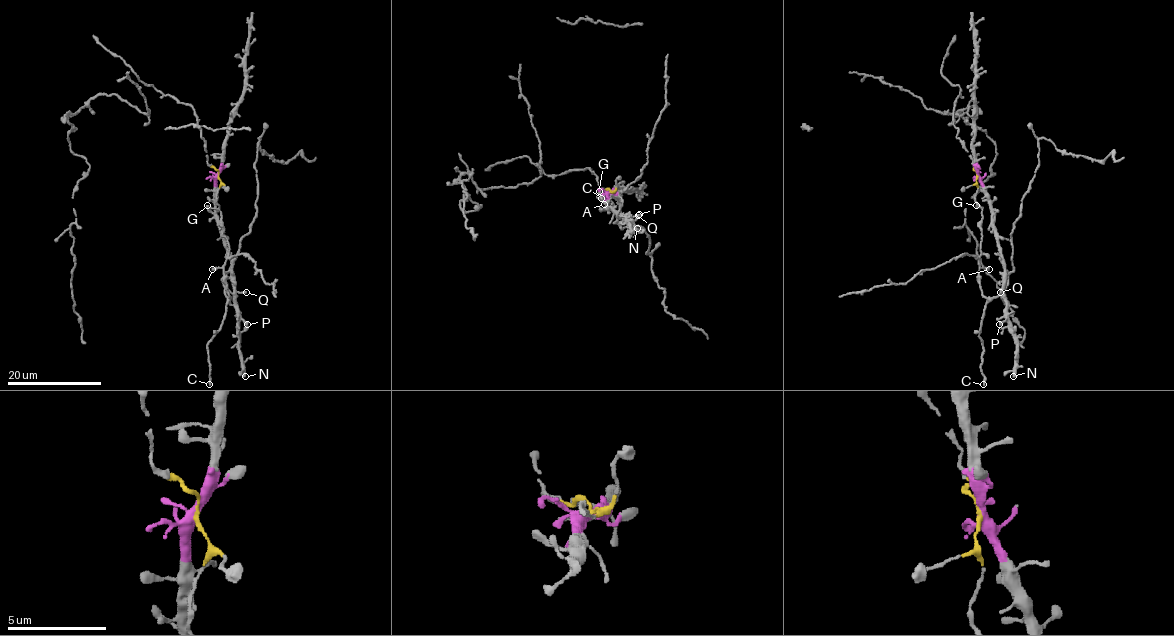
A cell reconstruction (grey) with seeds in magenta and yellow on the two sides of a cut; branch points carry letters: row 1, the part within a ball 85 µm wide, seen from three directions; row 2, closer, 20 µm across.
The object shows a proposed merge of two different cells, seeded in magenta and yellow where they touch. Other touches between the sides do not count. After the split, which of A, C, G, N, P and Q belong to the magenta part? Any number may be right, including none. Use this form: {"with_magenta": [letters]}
{"with_magenta": ["N", "P", "Q"]}

